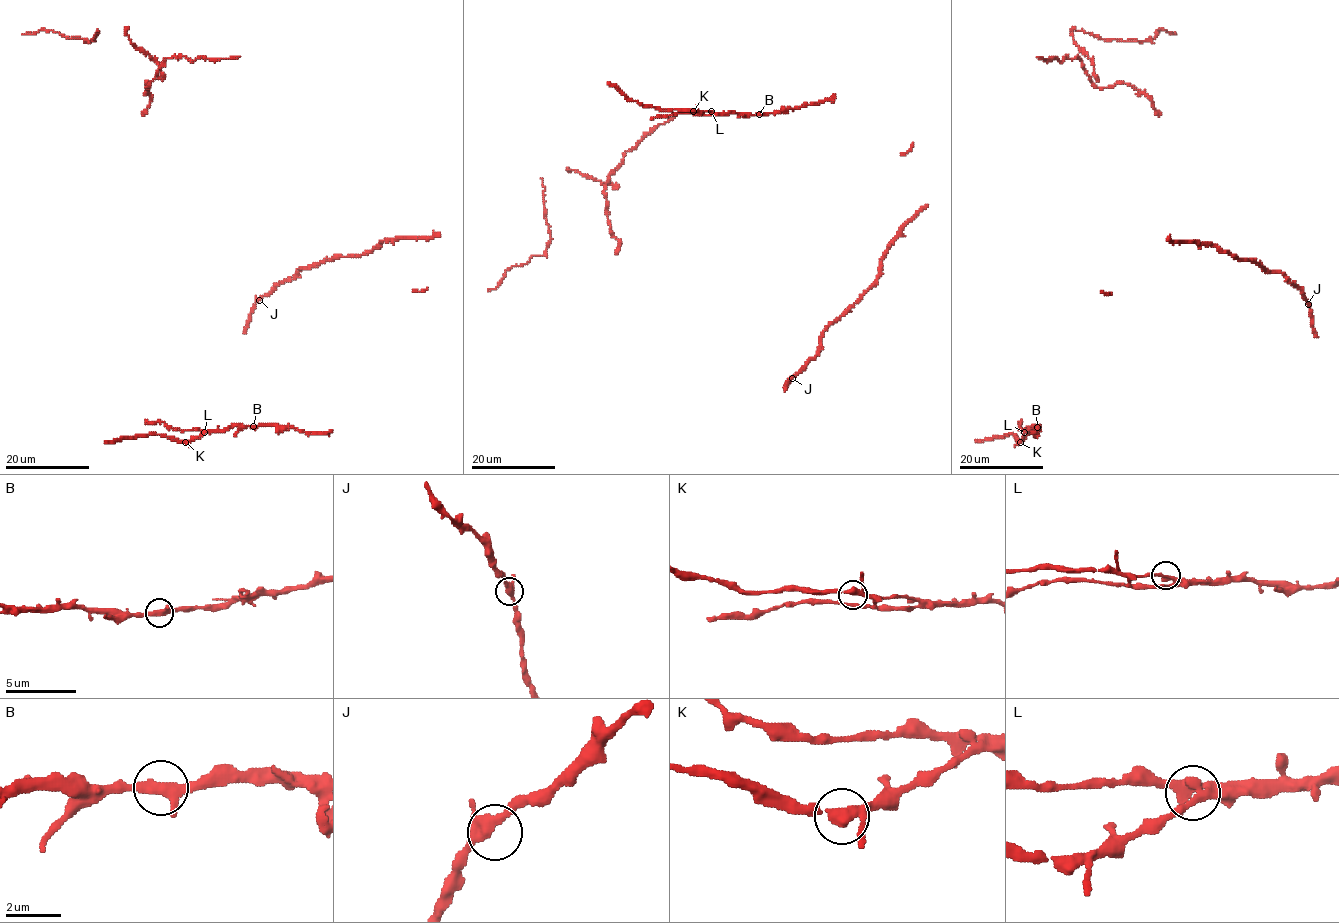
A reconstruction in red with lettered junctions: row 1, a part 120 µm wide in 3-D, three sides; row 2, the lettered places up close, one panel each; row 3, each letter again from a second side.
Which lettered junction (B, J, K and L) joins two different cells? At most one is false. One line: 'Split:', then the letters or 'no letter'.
Split: no letter

